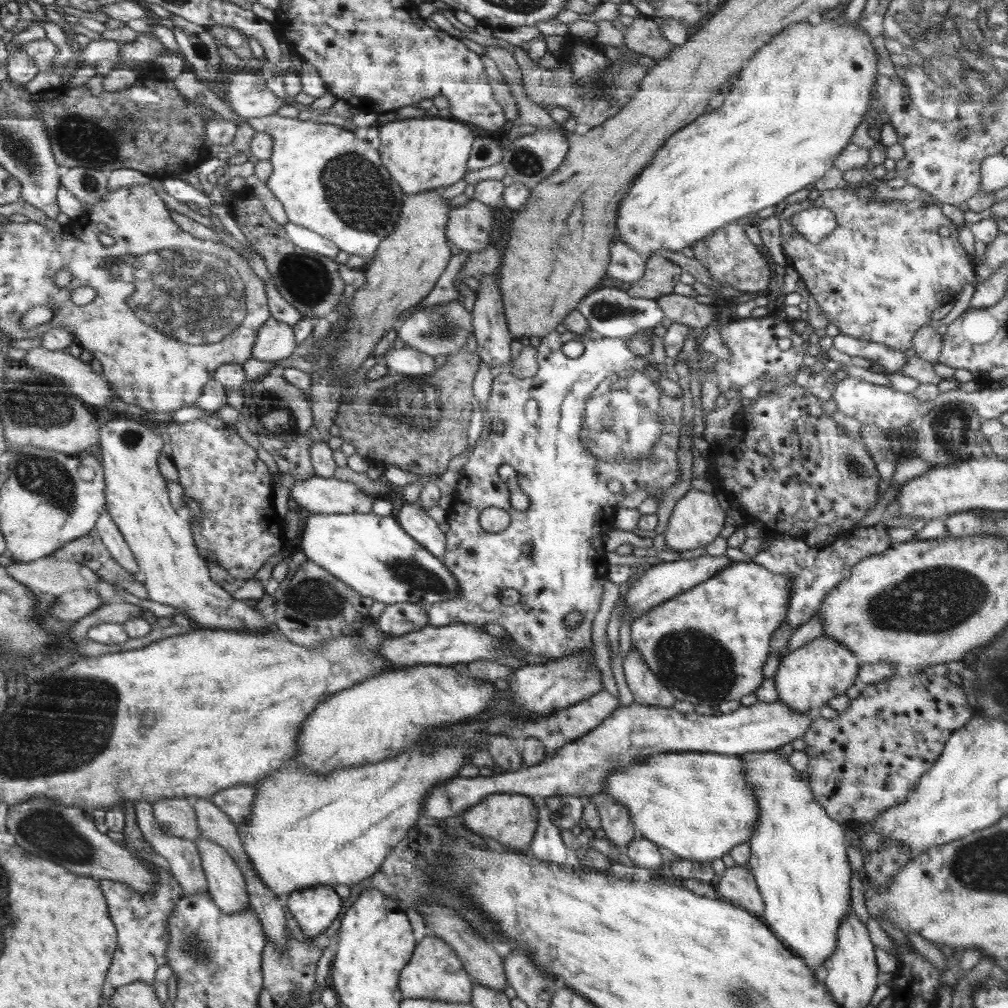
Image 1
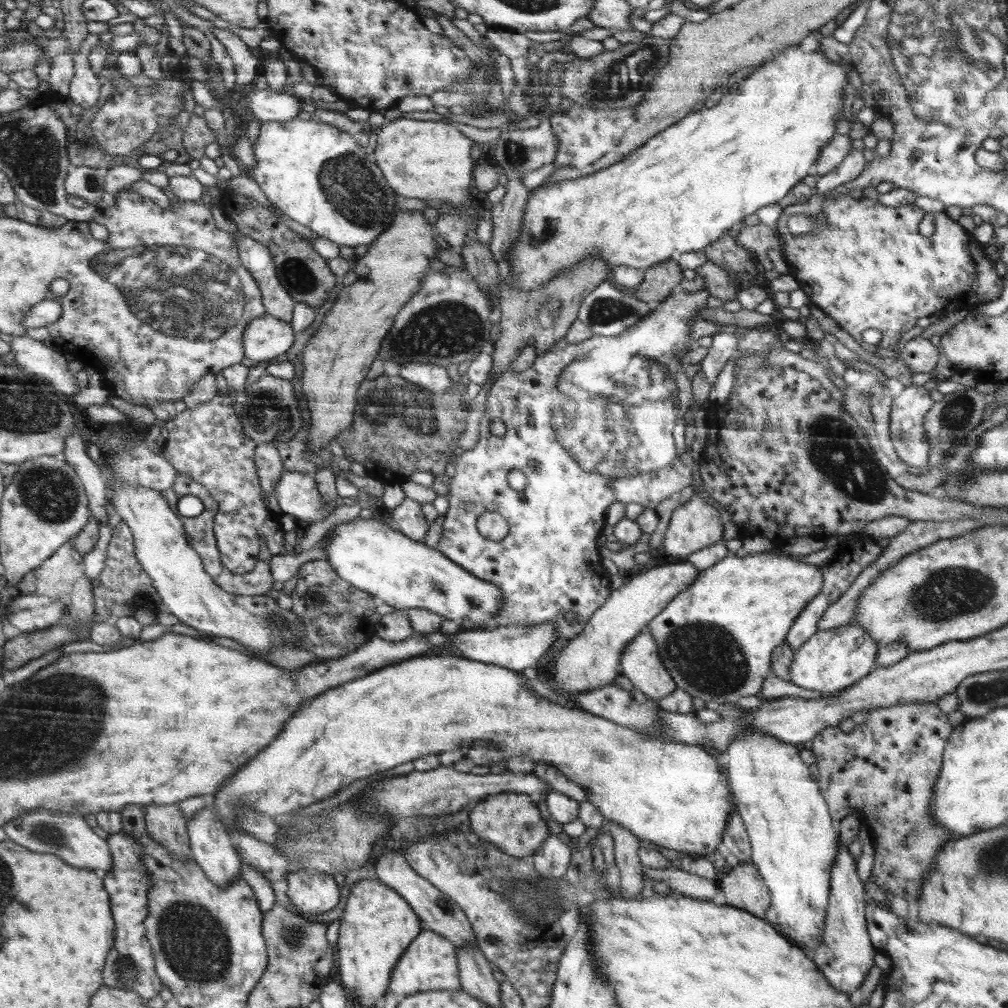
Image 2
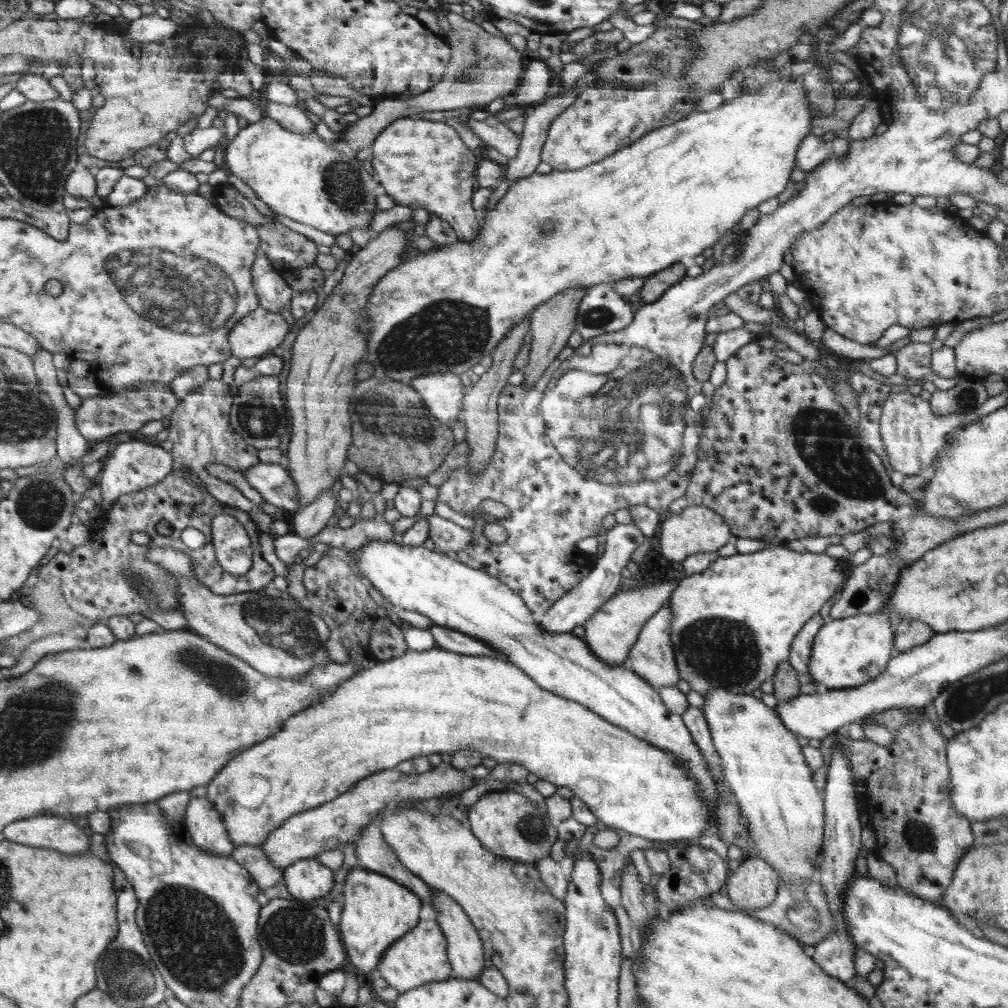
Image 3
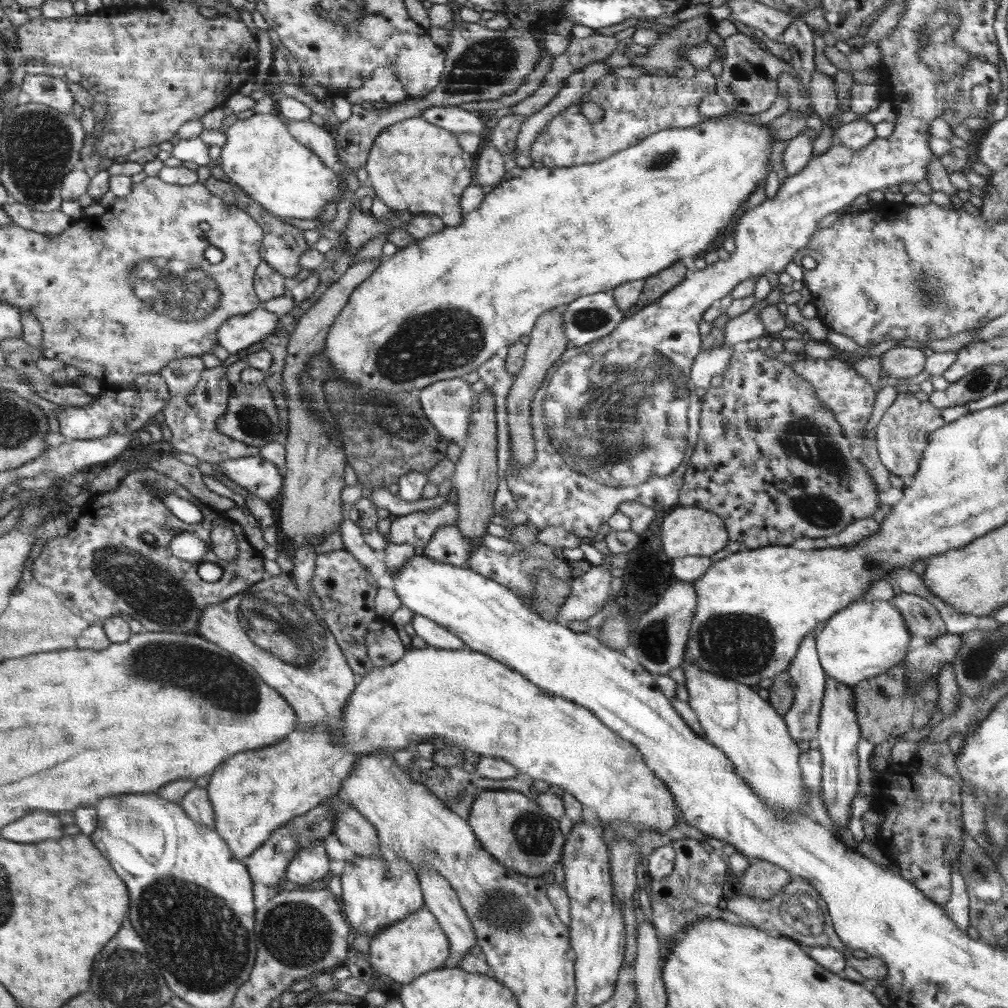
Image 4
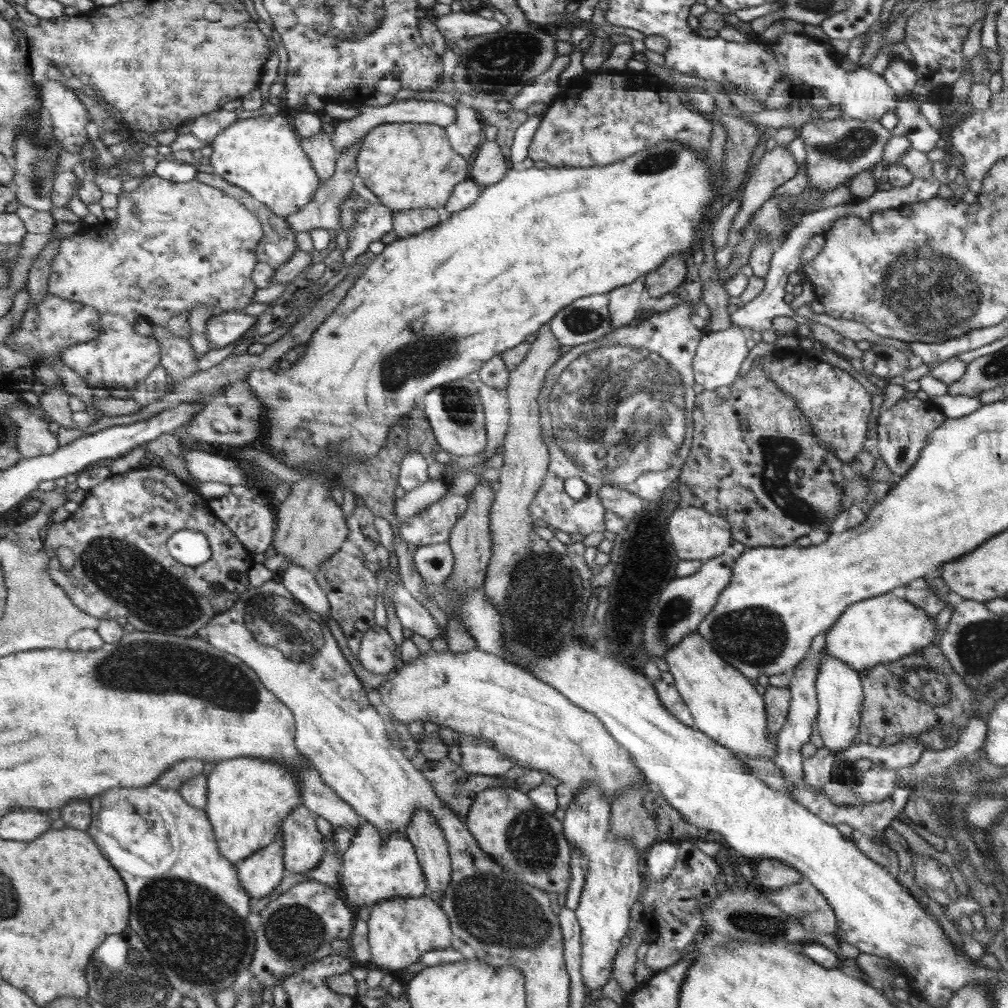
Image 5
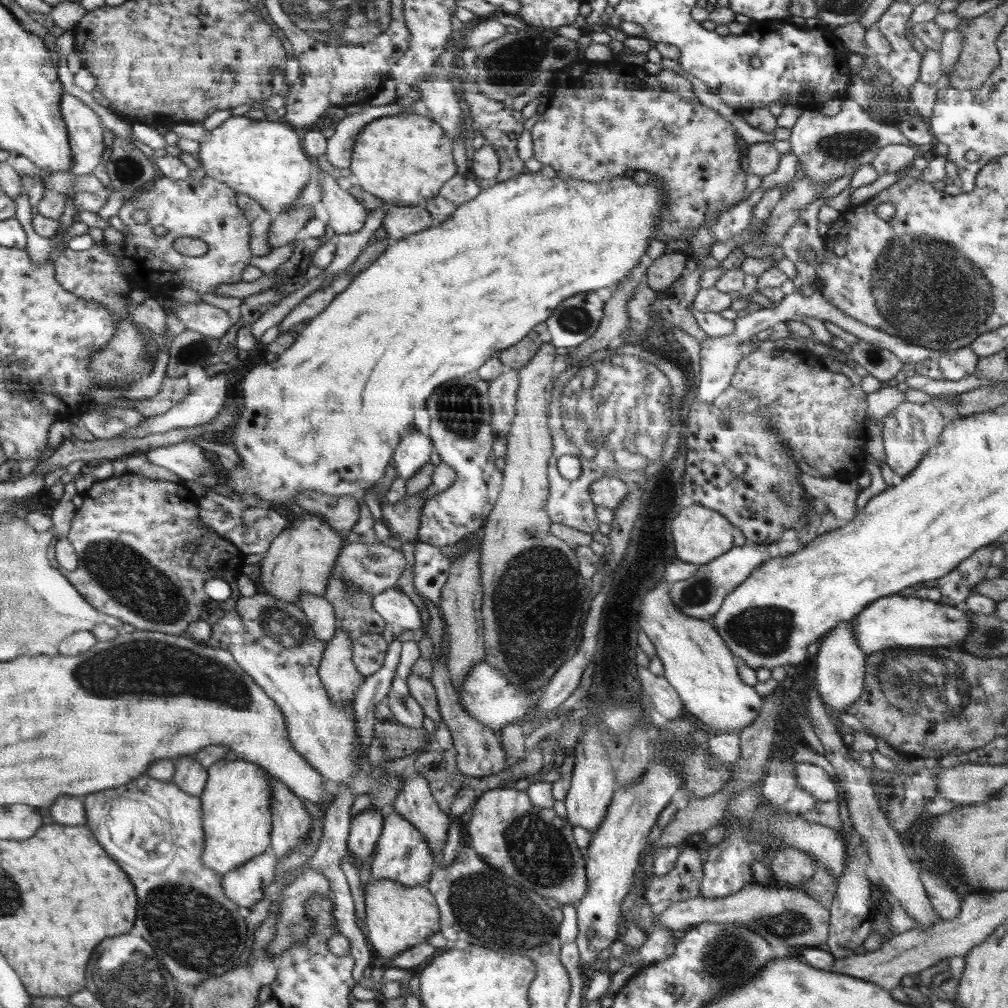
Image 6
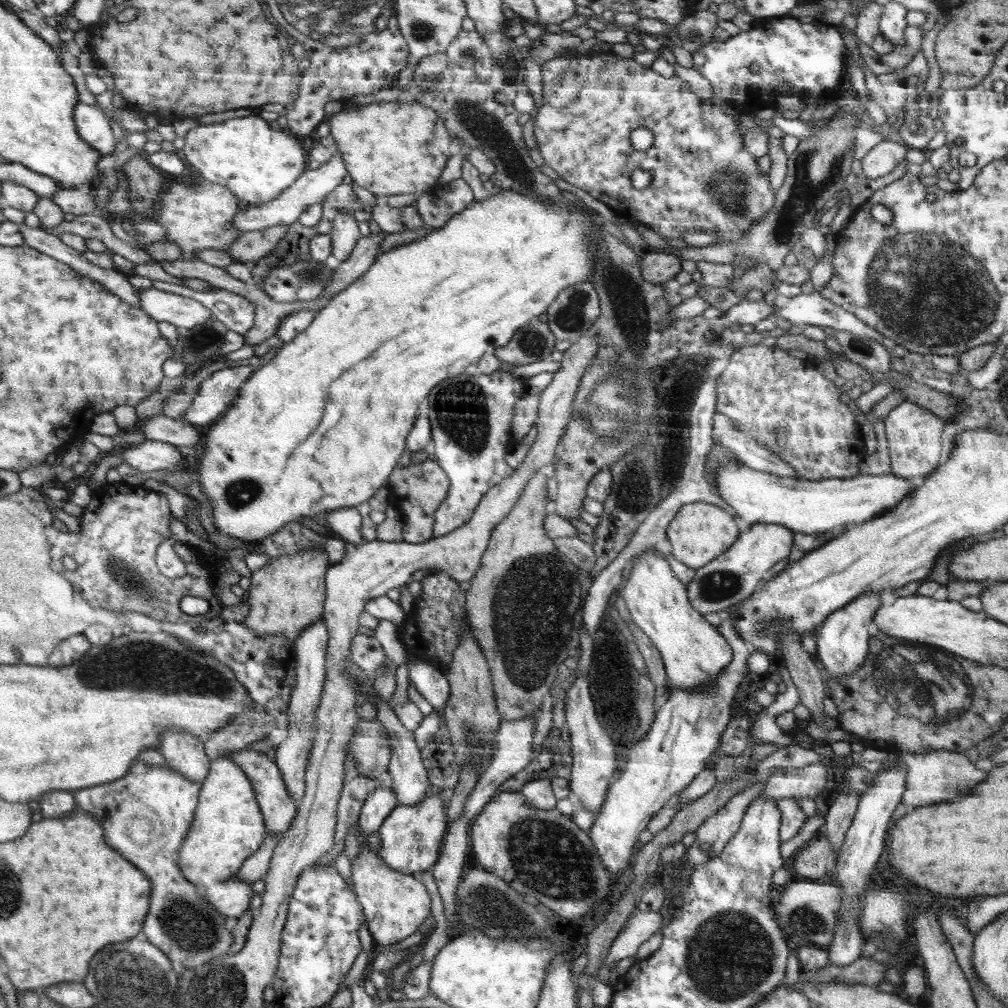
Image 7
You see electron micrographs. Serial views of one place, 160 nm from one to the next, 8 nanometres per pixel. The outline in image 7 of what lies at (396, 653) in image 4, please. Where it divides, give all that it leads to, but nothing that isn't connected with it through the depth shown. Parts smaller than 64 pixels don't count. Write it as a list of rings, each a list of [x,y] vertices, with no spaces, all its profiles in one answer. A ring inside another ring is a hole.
[[[357,634],[350,643],[351,662],[356,663],[364,672],[372,673],[385,662],[383,646],[375,637]]]

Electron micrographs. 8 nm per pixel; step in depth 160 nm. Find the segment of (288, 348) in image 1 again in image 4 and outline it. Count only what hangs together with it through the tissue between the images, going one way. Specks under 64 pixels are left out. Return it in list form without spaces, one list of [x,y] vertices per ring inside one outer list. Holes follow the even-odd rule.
[[[260,305],[251,313],[232,317],[232,322],[224,322],[219,344],[231,354],[240,352],[252,343],[263,341],[276,328],[278,319],[276,313]]]

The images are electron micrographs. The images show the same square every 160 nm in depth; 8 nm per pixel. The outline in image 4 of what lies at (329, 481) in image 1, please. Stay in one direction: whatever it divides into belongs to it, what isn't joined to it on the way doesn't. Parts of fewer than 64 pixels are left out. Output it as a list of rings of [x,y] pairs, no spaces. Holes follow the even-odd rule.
[[[259,454],[223,460],[218,466],[228,480],[233,480],[248,493],[266,502],[282,494],[282,472],[273,462]]]

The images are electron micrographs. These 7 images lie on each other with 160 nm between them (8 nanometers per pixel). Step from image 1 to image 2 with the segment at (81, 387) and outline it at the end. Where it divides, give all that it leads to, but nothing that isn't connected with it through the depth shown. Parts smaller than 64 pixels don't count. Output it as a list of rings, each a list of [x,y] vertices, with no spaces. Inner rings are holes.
[[[14,336],[11,342],[16,354],[16,363],[30,372],[52,381],[66,396],[79,391],[76,376],[68,369],[69,357],[54,346],[46,346],[43,341],[31,336]]]

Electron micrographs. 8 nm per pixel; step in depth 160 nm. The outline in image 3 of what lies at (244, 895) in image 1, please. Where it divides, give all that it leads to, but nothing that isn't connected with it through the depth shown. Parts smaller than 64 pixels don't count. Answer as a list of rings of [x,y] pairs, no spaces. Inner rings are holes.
[[[191,797],[184,825],[192,842],[213,855],[228,855],[235,849],[219,812],[207,797]]]

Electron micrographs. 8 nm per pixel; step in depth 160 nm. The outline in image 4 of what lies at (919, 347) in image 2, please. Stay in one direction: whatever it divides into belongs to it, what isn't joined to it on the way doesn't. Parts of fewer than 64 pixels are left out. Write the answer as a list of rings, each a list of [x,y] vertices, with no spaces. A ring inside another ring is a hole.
[[[895,346],[879,356],[881,370],[894,378],[916,378],[922,372],[927,357],[921,348]]]

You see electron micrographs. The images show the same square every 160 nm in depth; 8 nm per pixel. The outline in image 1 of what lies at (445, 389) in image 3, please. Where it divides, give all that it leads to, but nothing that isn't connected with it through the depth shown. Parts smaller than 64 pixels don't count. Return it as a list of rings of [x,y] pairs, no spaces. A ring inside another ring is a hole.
[[[400,339],[394,341],[393,347],[382,358],[389,369],[388,374],[422,375],[434,373],[434,357],[416,350],[414,346],[404,344]]]

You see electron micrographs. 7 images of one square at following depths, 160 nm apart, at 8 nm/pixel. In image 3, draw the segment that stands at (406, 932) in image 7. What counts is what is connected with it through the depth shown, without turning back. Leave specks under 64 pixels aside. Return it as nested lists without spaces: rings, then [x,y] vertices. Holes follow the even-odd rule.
[[[435,920],[420,921],[420,926],[408,934],[408,938],[400,939],[400,946],[394,946],[384,958],[384,966],[376,970],[375,975],[384,980],[398,993],[407,993],[408,990],[418,989],[428,982],[444,982],[454,976],[447,958],[447,939],[442,927]]]

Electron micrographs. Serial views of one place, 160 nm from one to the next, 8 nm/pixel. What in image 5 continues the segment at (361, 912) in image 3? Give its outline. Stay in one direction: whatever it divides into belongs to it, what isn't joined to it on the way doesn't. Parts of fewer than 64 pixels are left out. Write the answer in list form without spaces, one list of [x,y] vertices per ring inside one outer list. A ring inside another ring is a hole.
[[[372,823],[359,827],[342,857],[340,886],[346,901],[356,910],[398,897],[418,898],[424,894],[426,883],[422,864],[408,838],[402,833],[392,833],[384,842]]]

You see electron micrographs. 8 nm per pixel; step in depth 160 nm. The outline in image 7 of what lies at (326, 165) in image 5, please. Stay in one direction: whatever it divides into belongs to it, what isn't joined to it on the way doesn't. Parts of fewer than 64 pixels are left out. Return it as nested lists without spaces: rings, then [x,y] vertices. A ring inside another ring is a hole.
[[[339,212],[333,220],[332,229],[328,235],[331,238],[332,250],[325,263],[335,269],[339,264],[348,260],[361,237],[358,221],[347,212]]]

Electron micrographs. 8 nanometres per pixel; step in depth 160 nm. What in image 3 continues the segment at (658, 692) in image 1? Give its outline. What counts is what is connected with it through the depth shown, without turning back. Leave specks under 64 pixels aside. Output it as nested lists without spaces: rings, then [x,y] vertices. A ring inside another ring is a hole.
[[[668,604],[664,605],[662,610],[647,622],[647,625],[639,633],[639,640],[631,649],[630,656],[624,662],[626,667],[635,671],[657,689],[661,686],[676,685],[680,680],[678,661],[675,658],[675,649],[671,641],[671,624],[674,622],[674,616],[670,609]]]

